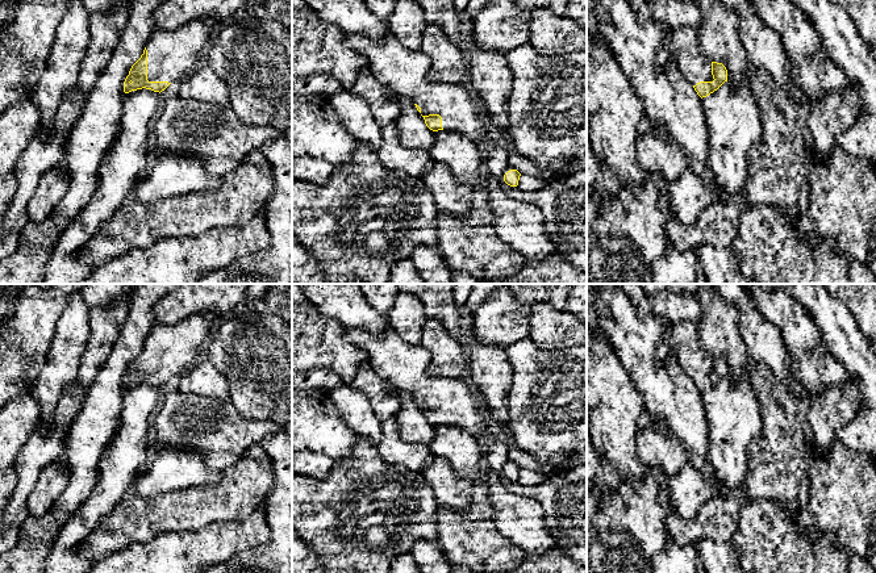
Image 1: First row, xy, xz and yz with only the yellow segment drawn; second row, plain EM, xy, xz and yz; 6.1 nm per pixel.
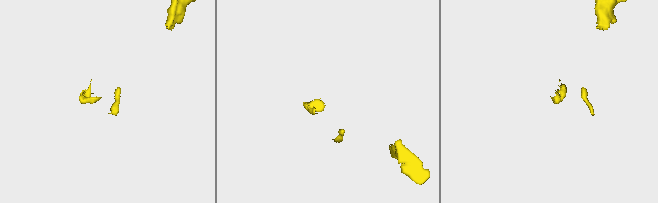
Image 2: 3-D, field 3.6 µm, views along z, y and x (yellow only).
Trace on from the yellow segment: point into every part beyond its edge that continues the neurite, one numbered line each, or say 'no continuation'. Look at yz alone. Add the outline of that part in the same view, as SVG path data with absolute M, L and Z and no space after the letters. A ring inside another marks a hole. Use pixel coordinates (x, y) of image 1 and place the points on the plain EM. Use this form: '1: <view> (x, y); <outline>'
1: yz (681, 341); M681 322L669 326L664 340L656 348L656 364L663 365L671 355L692 380L714 375L712 355L705 352L698 342L697 322Z

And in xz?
1: xz (404, 366); M346 327L345 339L362 347L374 372L417 398L422 410L439 409L443 423L475 438L485 432L487 417L480 396L462 378L430 377L426 373L430 361L426 348L404 342L395 330L376 336L363 329Z

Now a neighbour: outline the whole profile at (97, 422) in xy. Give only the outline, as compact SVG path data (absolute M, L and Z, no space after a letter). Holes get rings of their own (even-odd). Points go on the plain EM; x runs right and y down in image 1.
M138 284L133 292L120 335L66 432L63 456L67 459L67 486L49 511L41 516L29 514L24 520L16 545L0 555L0 573L46 573L57 535L92 494L99 482L103 452L121 428L126 389L124 376L158 322L153 308L179 285Z

